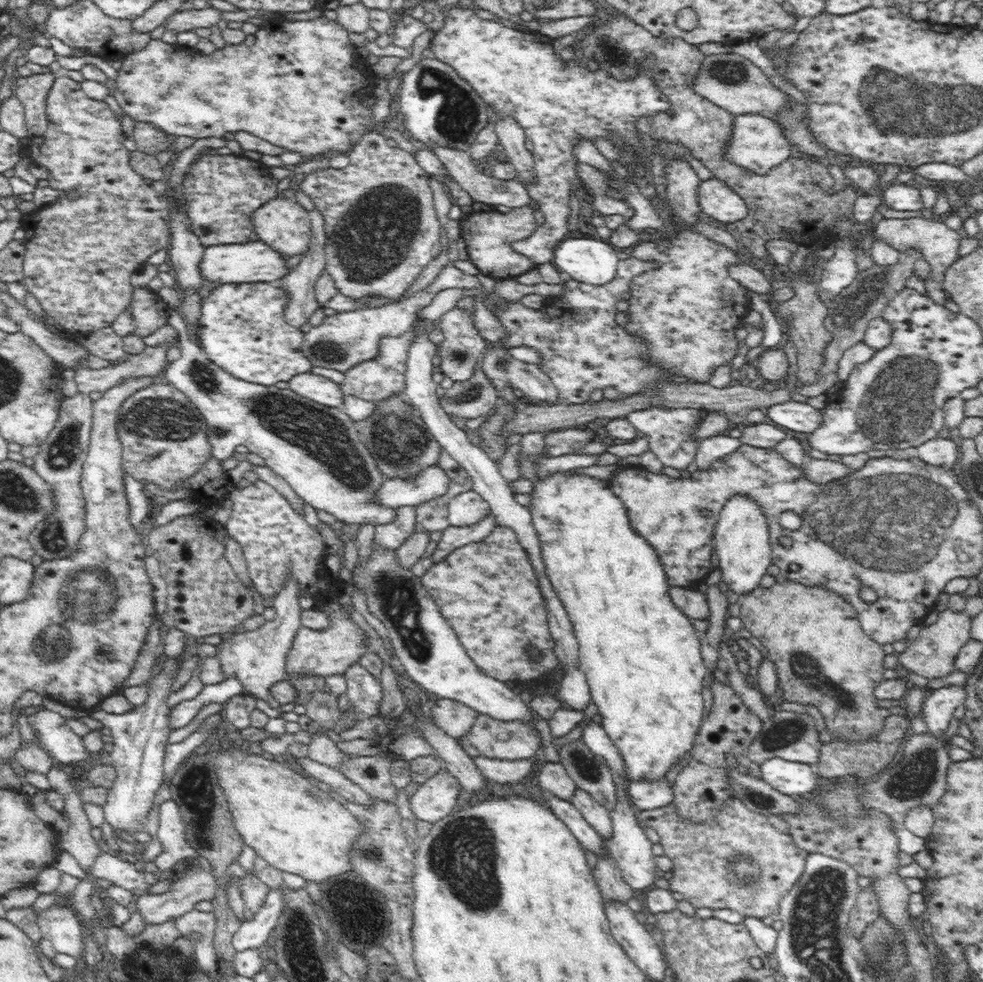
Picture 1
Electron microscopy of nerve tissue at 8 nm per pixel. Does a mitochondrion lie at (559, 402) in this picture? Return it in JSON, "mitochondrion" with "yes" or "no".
{"mitochondrion":"no"}

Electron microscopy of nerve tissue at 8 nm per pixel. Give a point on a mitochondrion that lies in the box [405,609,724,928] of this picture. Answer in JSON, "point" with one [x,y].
{"point":[458,856]}

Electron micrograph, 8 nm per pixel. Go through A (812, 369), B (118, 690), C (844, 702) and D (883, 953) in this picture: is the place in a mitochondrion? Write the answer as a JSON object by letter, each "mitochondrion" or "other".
{"A":"other","B":"other","C":"mitochondrion","D":"mitochondrion"}

